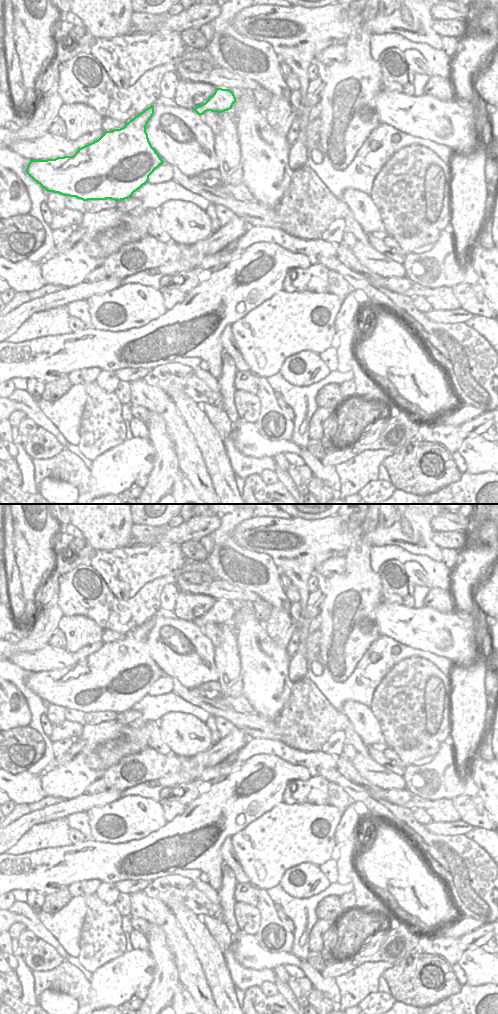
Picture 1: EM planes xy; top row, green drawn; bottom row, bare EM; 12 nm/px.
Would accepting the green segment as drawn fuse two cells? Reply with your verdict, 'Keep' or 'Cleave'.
Cleave.

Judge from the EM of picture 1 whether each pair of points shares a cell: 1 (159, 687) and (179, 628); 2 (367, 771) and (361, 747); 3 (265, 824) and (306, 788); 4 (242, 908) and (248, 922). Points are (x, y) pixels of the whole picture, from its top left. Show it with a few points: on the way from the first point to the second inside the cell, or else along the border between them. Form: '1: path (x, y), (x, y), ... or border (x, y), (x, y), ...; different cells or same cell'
1: border (164, 674), (173, 679); different cells
2: border (357, 752), (368, 756); different cells
3: border (282, 801), (288, 804), (312, 803); different cells
4: path (242, 911), (248, 919); same cell

